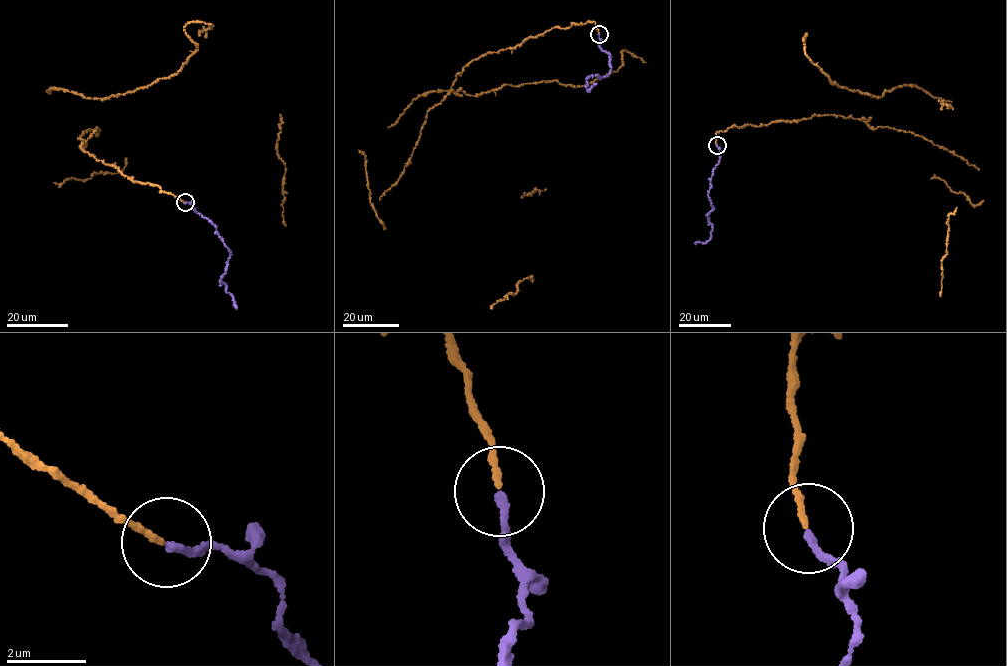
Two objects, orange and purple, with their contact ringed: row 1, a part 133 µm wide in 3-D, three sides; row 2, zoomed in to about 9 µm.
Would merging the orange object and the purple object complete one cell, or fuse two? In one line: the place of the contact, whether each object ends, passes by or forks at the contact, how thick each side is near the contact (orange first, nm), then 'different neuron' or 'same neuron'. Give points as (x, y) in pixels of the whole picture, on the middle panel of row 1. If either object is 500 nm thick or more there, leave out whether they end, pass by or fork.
place (599, 34); orange ends; purple ends; calibres 160 and 190 nm; same neuron

